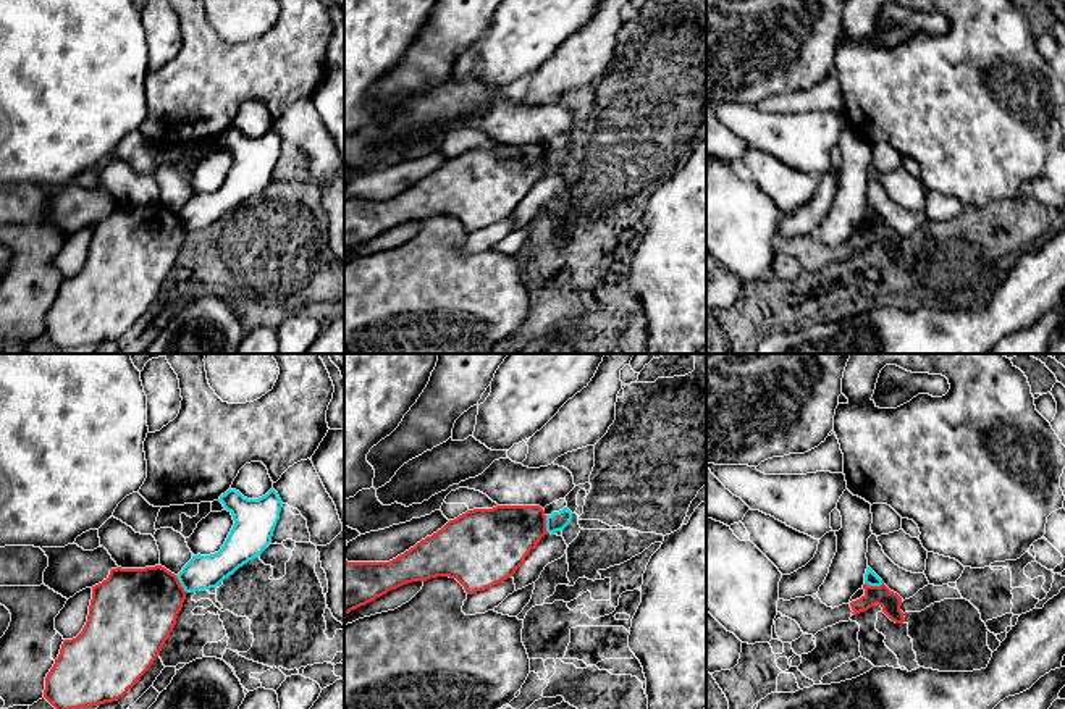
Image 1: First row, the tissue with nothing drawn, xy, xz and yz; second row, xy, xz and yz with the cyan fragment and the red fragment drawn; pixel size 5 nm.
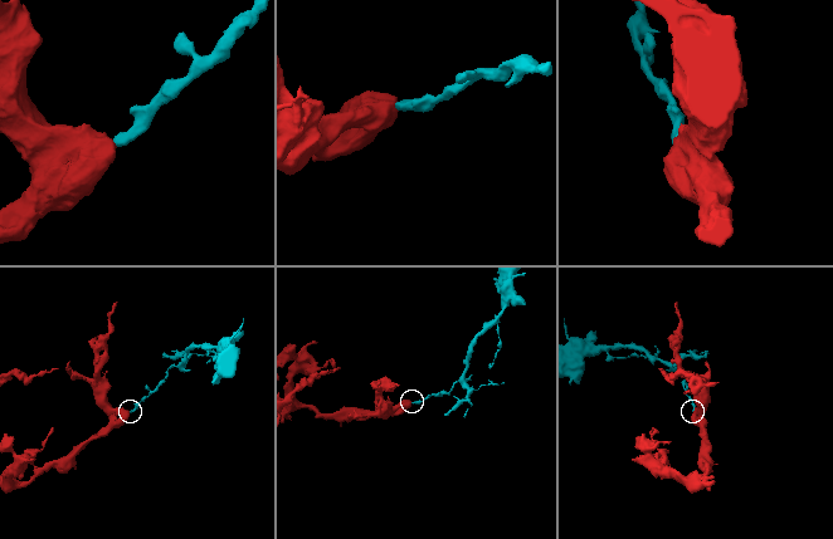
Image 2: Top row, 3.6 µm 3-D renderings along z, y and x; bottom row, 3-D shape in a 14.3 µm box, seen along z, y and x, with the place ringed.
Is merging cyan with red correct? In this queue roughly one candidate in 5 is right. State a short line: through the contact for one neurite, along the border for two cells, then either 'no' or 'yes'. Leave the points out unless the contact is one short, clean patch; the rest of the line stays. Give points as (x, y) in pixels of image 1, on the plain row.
line yz (865, 220), (870, 223), (883, 222); no

